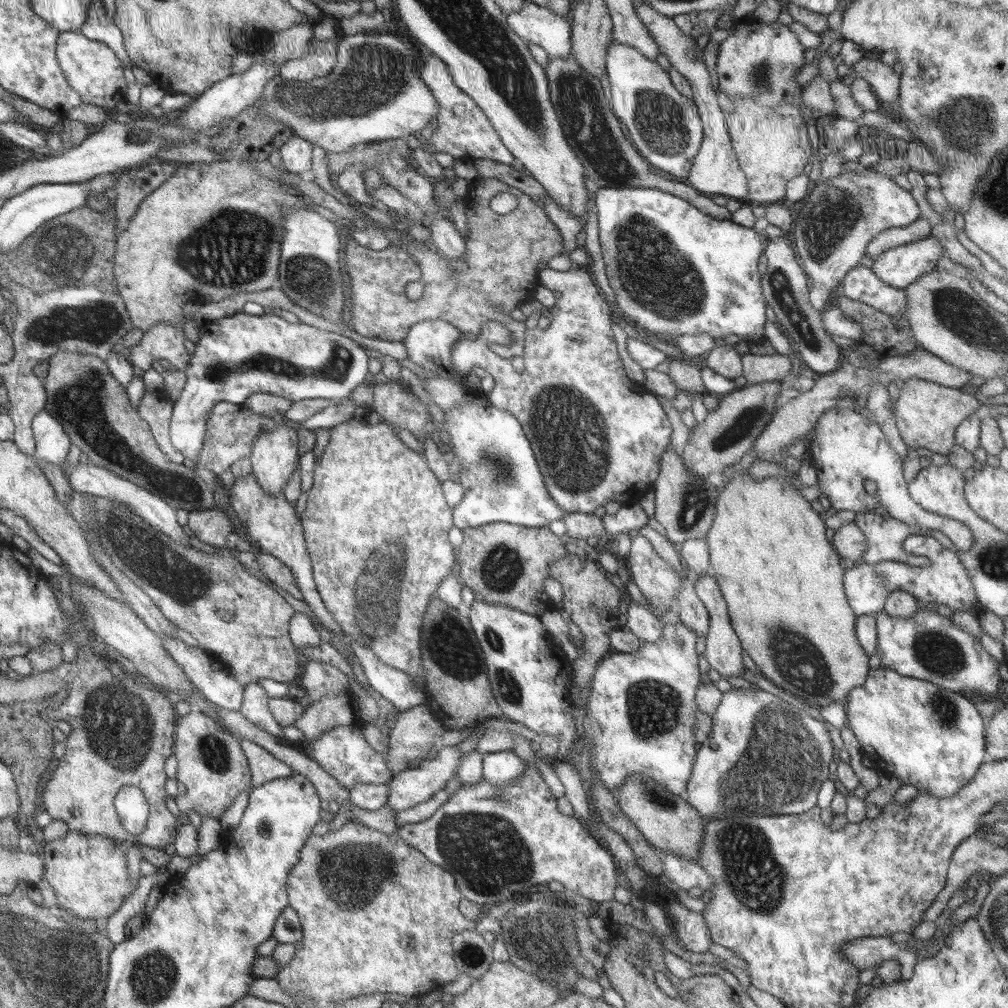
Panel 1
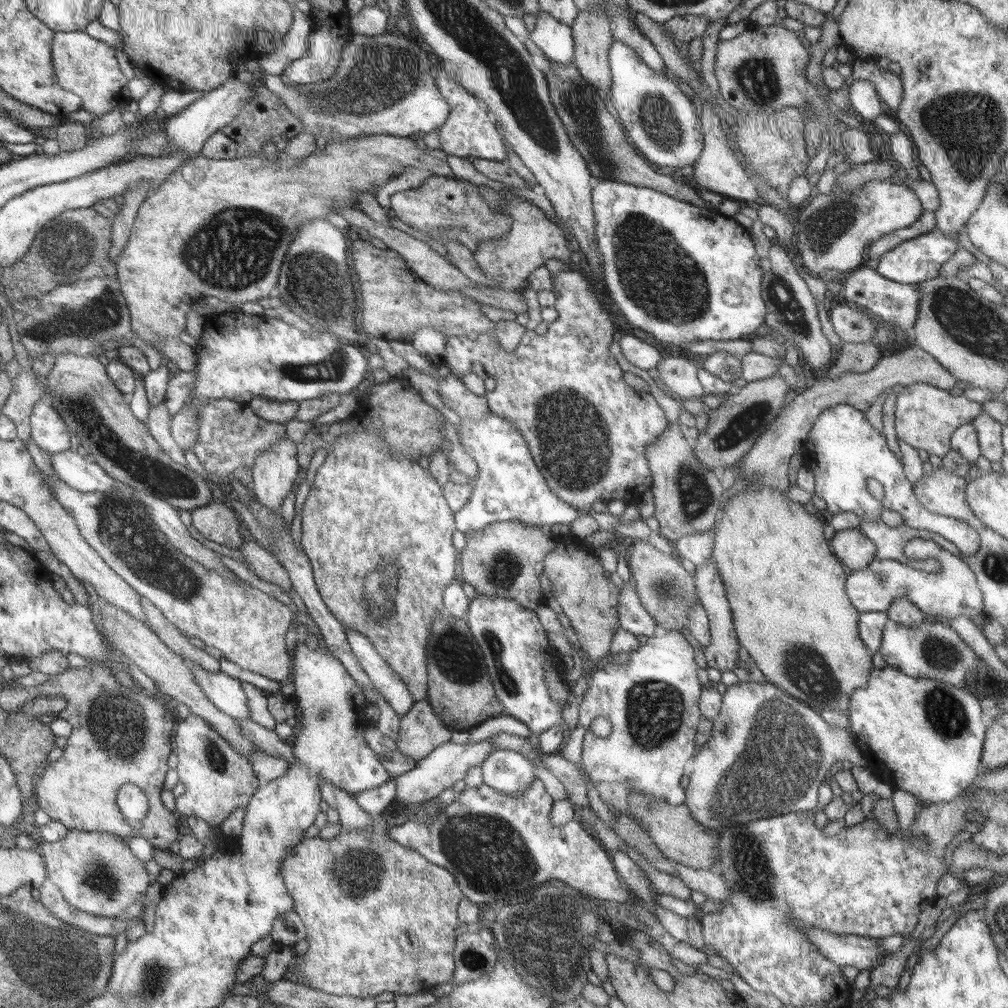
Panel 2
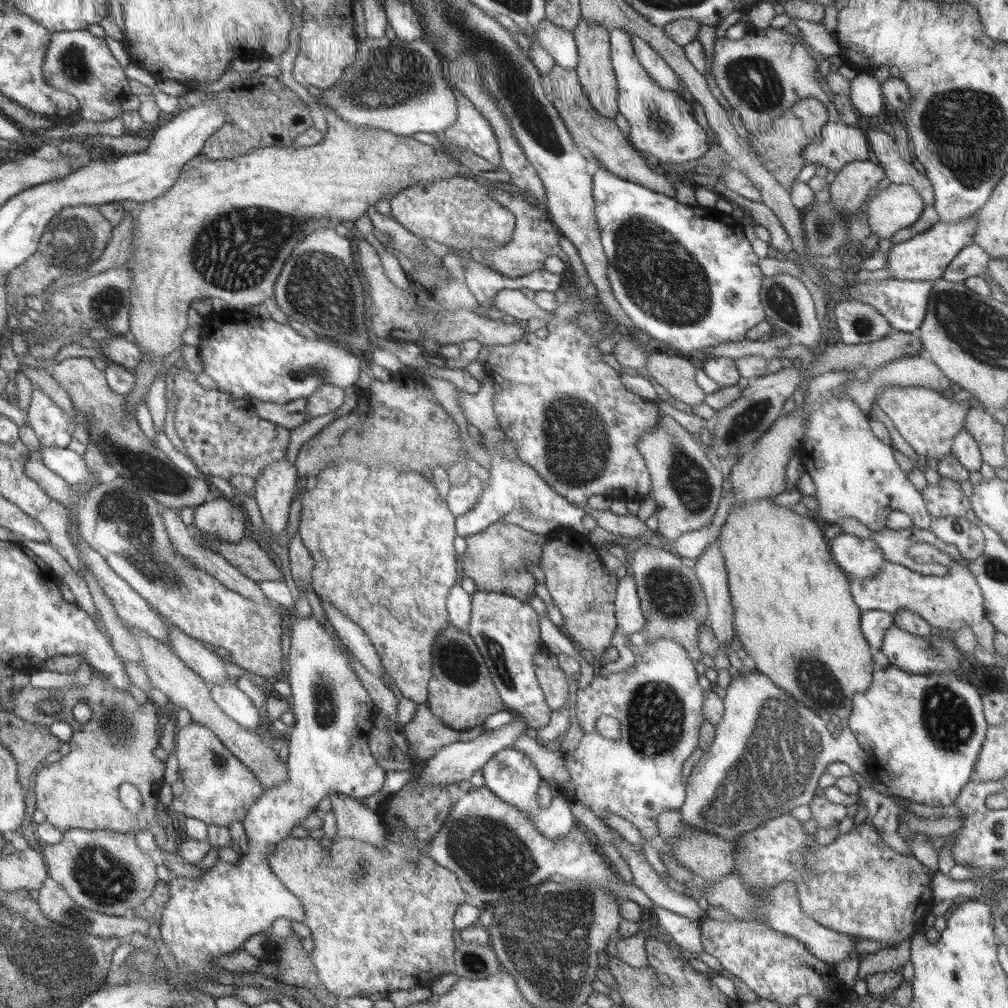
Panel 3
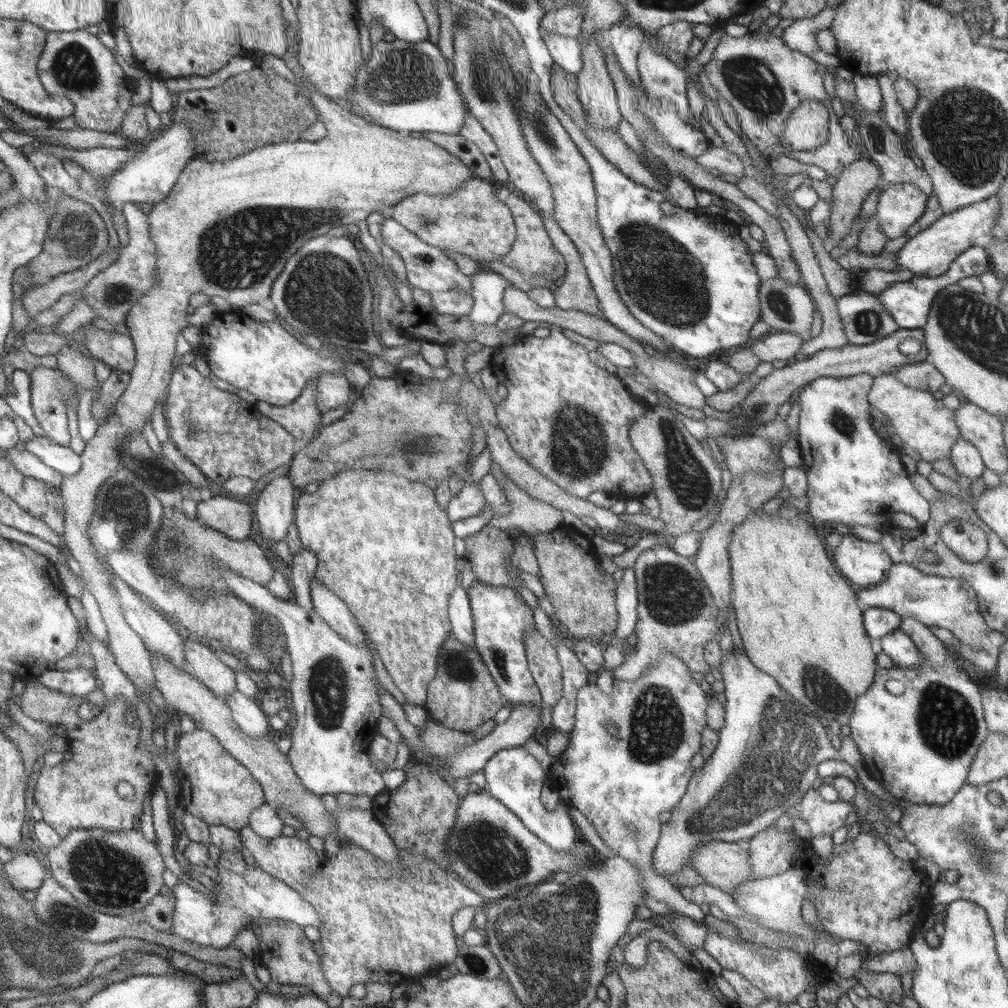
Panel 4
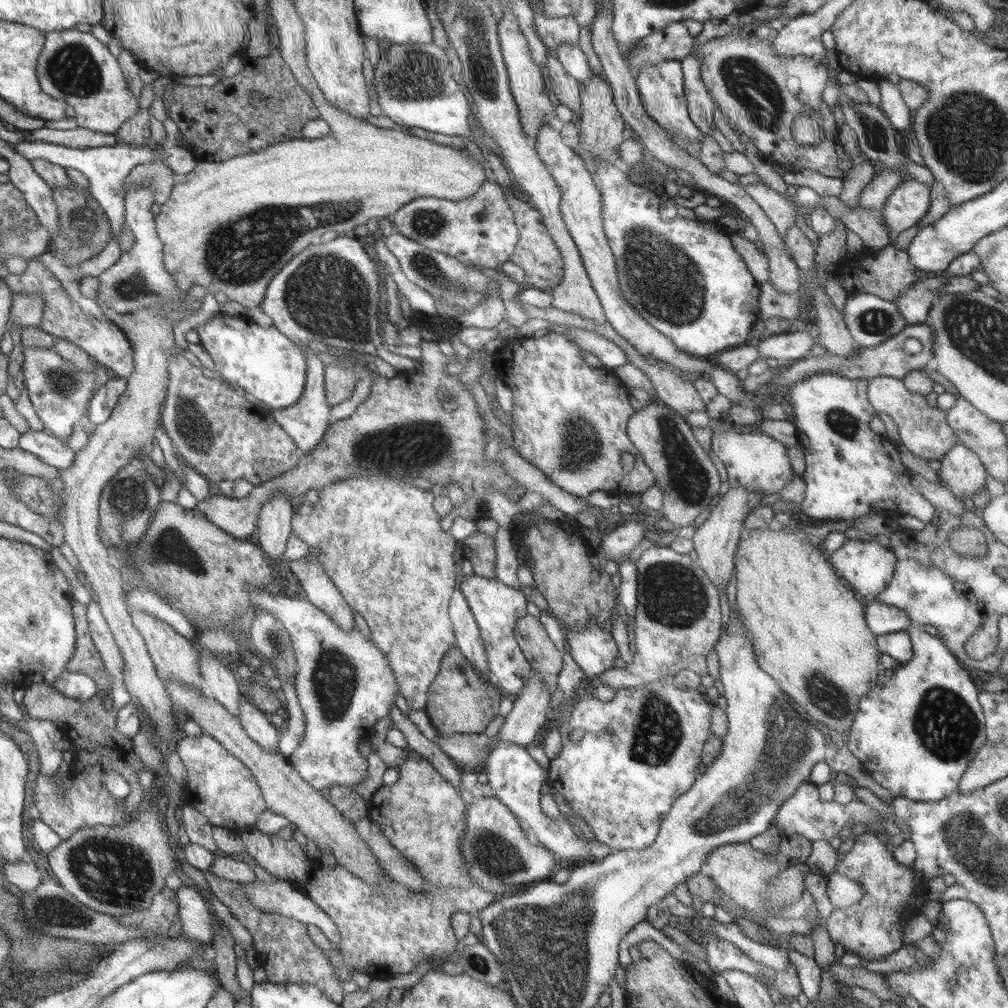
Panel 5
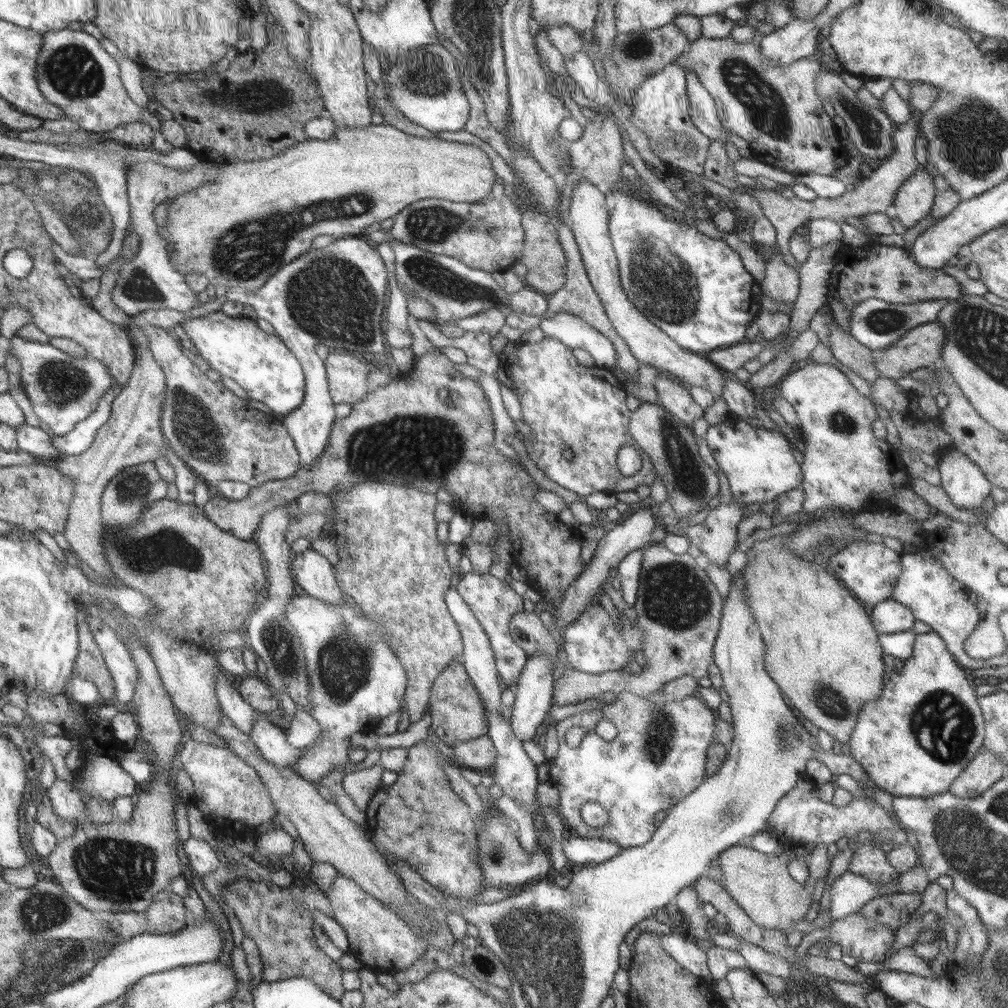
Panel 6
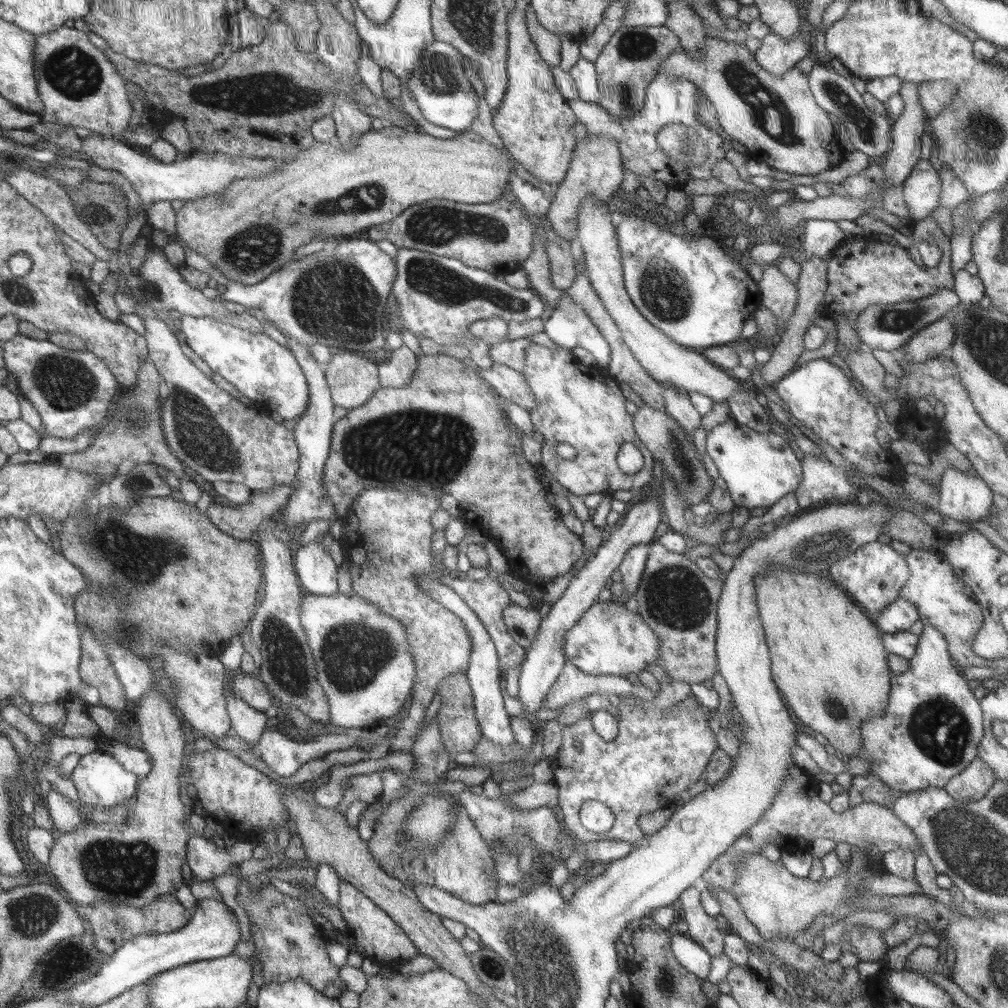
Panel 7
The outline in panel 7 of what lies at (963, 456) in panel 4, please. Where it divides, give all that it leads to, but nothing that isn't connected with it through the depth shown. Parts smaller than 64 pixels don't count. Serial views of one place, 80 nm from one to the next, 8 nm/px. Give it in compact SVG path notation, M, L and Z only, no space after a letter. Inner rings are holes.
M948 468L942 473L937 492L936 511L942 517L962 523L990 520L993 493L978 474L969 476Z

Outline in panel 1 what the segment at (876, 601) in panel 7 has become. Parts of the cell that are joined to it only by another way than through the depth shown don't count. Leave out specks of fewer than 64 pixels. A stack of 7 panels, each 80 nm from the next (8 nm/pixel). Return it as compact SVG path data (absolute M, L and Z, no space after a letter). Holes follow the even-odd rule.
M855 523L846 524L836 529L832 545L845 563L858 563L868 549L866 537Z

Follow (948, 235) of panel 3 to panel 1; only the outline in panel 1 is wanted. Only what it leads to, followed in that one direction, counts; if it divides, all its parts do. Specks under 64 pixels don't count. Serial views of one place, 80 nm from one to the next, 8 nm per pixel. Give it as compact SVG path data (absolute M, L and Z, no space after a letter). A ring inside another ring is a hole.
M931 234L925 239L882 252L873 259L871 269L884 284L905 290L920 276L935 270L936 261L946 256L944 245Z

